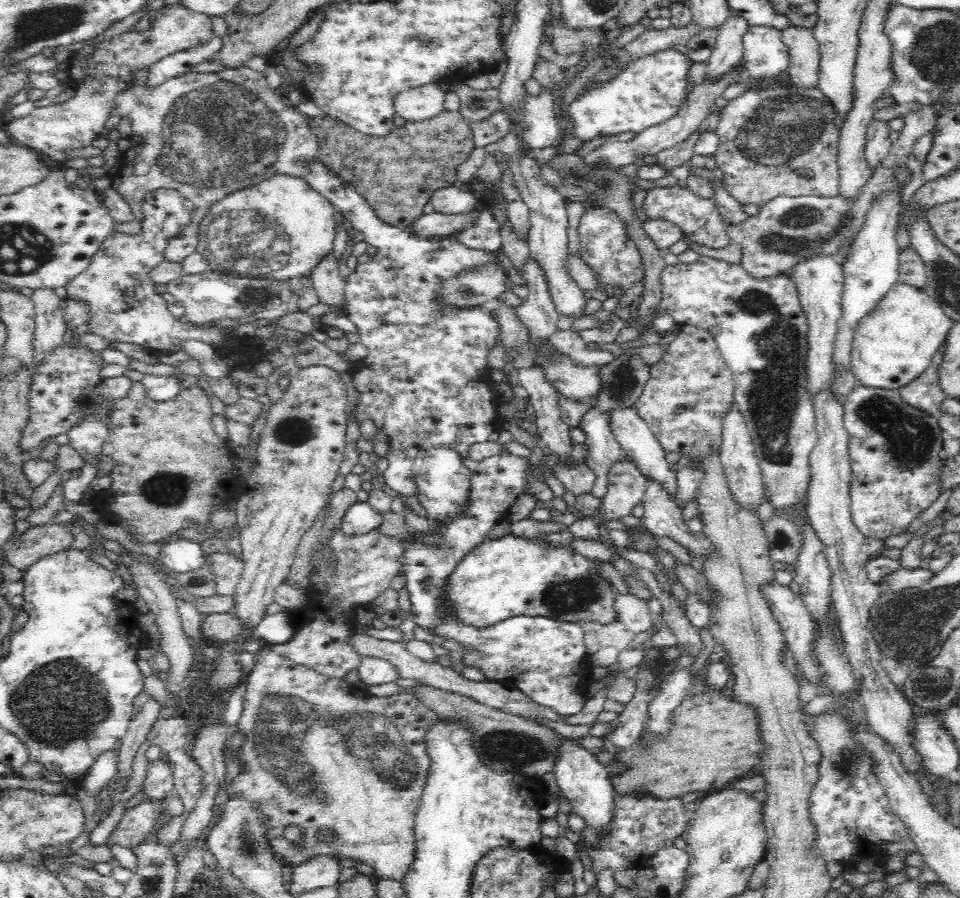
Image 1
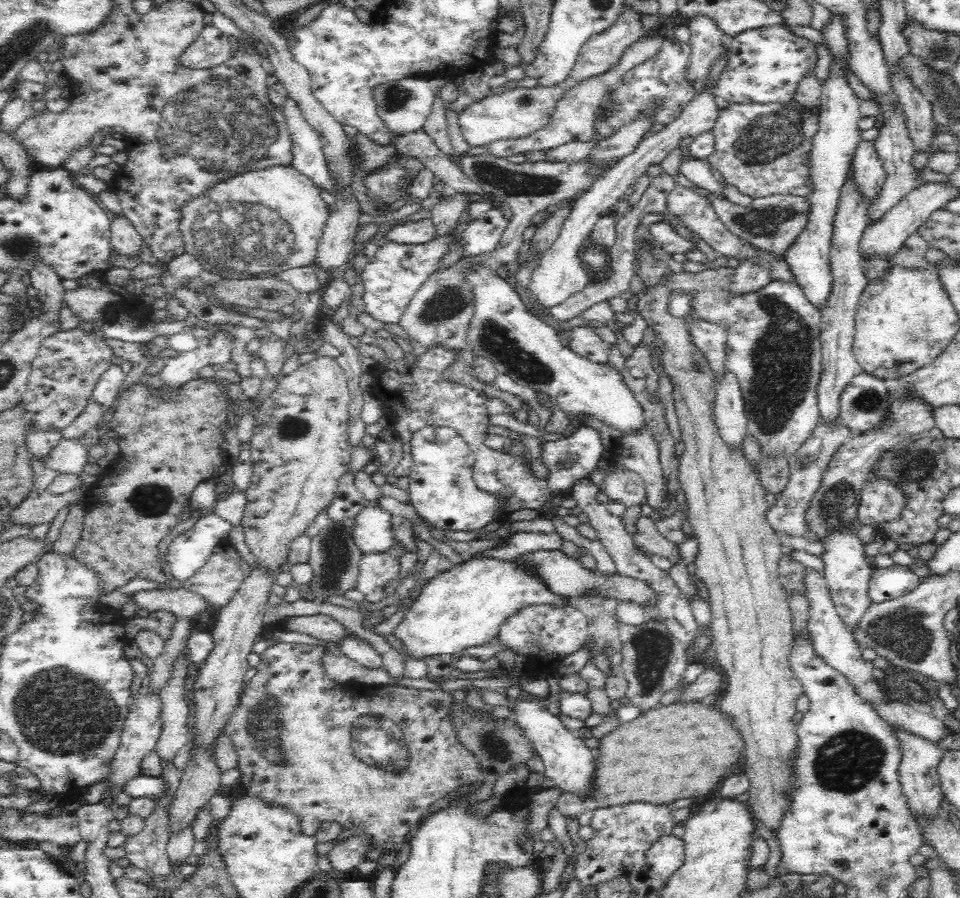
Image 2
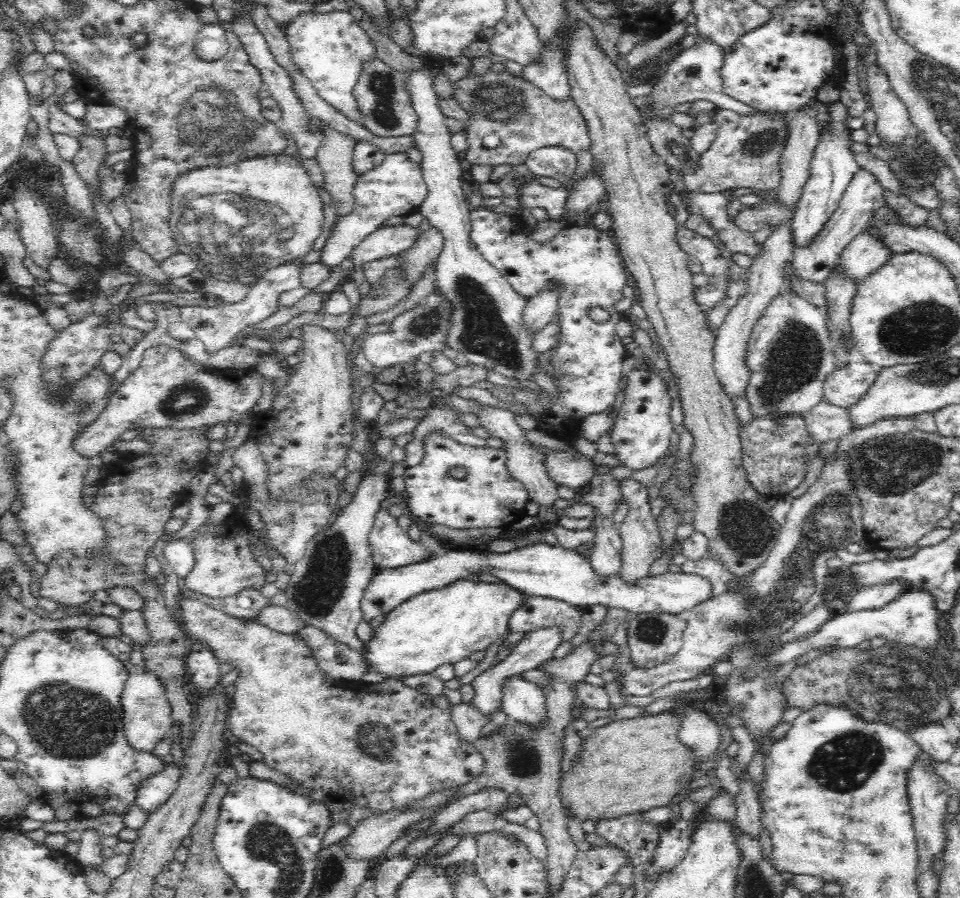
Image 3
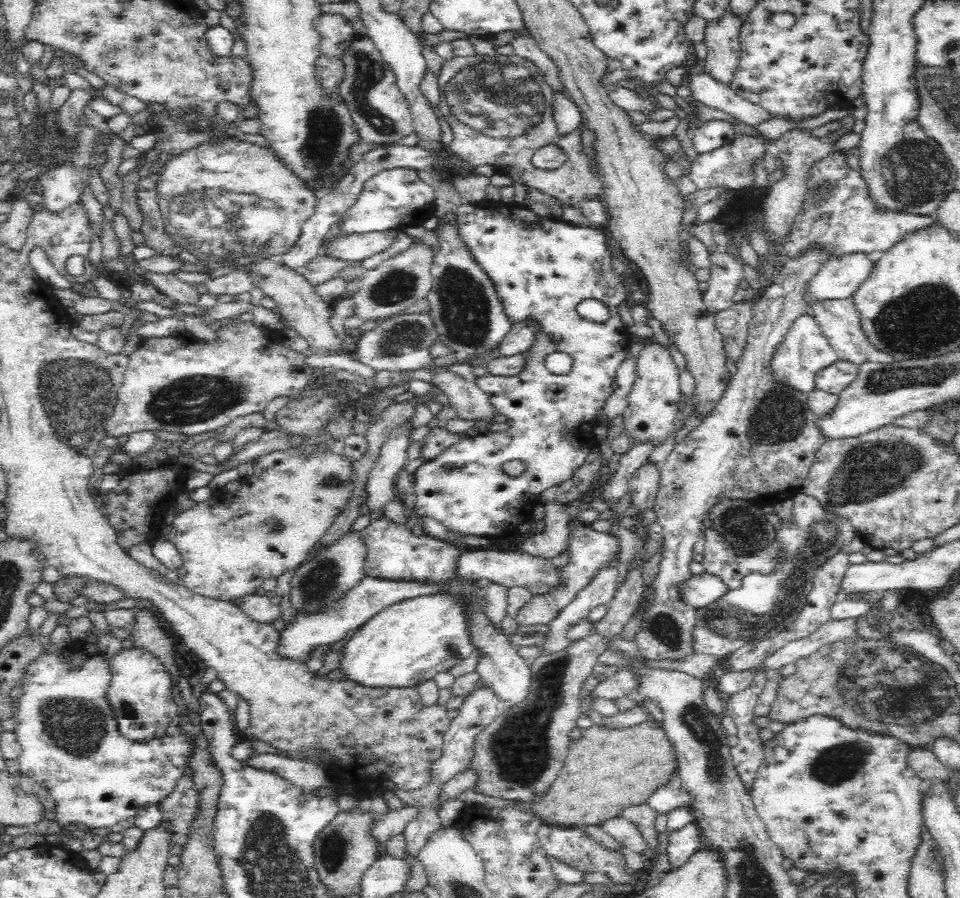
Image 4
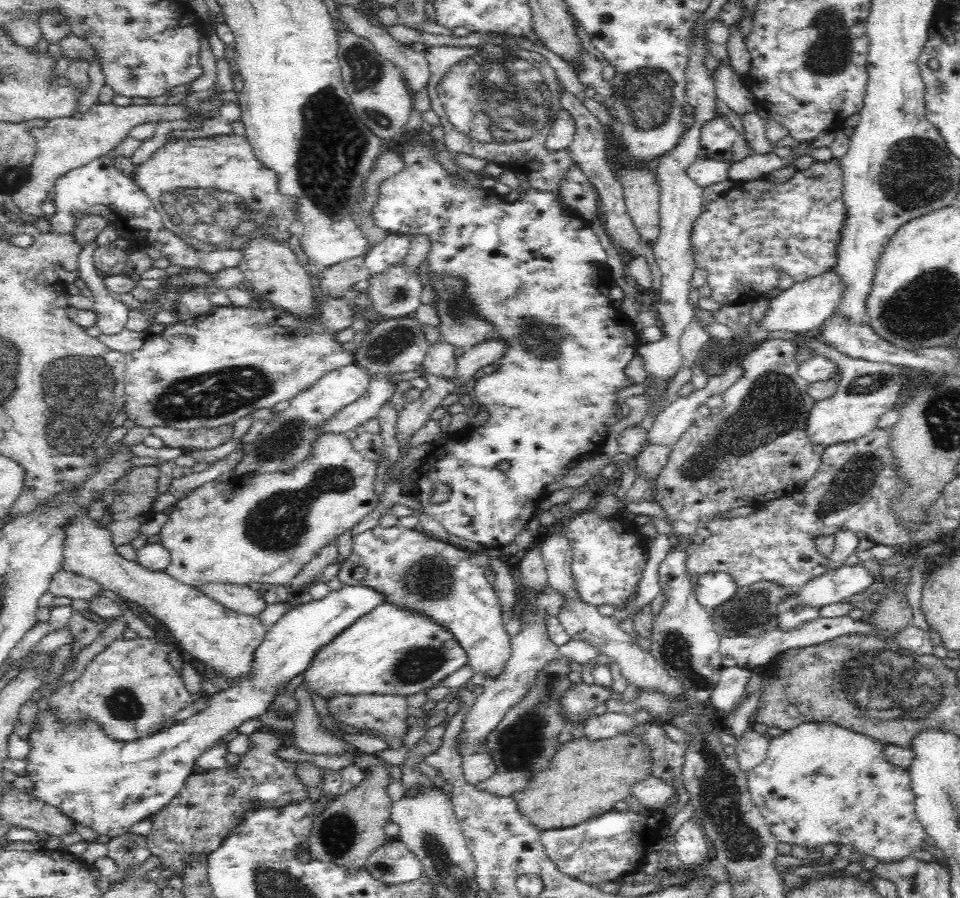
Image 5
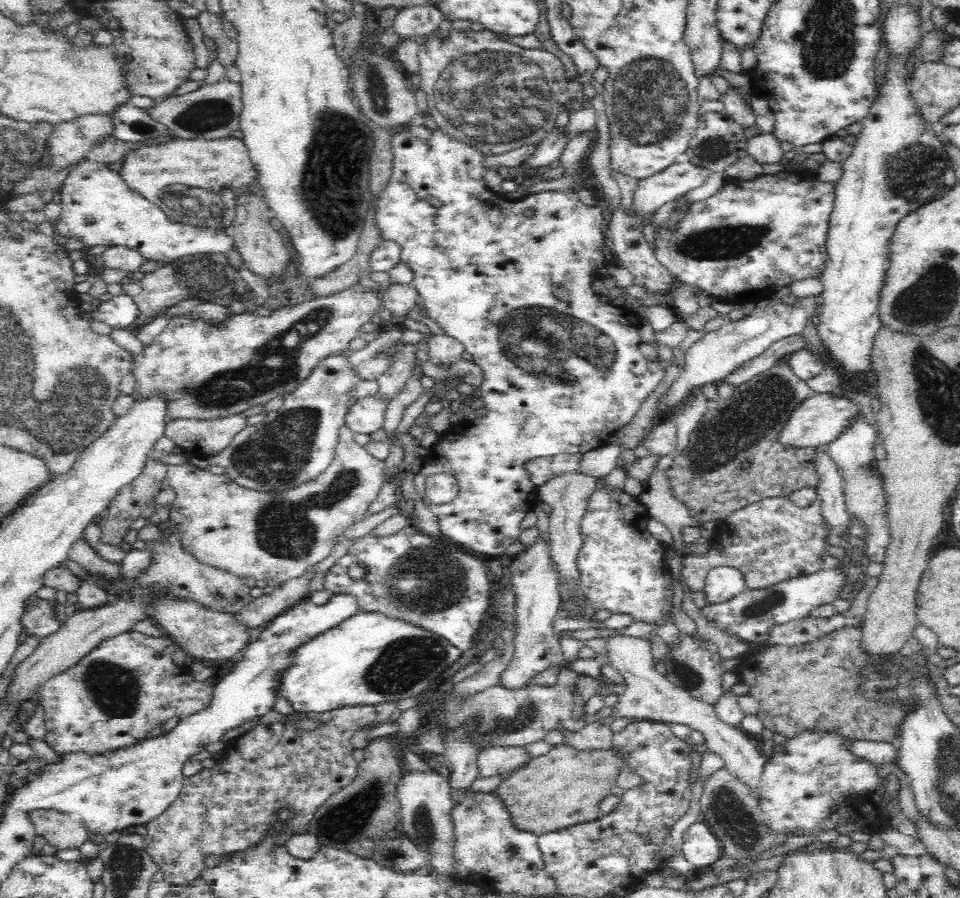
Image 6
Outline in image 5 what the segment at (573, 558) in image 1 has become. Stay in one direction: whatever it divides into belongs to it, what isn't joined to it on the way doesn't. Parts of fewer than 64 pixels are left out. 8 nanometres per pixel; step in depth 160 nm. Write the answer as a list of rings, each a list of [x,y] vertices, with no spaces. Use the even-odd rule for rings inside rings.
[[[387,603],[376,606],[374,610],[352,622],[352,625],[344,632],[340,632],[332,642],[319,649],[308,668],[302,672],[302,682],[311,698],[318,696],[327,703],[332,698],[359,697],[362,694],[393,694],[408,697],[426,688],[432,688],[440,680],[444,680],[468,663],[462,647],[444,628],[434,625],[428,618],[396,609]]]

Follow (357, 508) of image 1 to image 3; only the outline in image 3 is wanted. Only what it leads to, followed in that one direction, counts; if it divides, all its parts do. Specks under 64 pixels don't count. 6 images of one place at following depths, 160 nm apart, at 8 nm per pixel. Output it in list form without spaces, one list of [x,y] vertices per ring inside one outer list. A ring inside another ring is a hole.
[[[380,509],[376,513],[368,540],[370,541],[376,571],[420,564],[420,562],[426,562],[434,557],[434,554],[422,542],[416,542],[416,540],[408,537],[408,533],[404,533],[404,530],[396,523],[396,517],[391,516],[387,509]]]

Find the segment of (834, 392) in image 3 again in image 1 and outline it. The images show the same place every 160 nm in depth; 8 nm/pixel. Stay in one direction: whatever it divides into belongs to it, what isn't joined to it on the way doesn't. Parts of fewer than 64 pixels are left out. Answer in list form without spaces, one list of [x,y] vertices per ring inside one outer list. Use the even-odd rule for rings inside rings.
[[[857,382],[850,394],[843,398],[843,423],[849,434],[851,458],[851,517],[862,534],[882,541],[906,530],[940,495],[937,489],[937,470],[944,435],[937,416],[928,416],[921,410],[904,404],[902,397],[894,389],[871,387]]]

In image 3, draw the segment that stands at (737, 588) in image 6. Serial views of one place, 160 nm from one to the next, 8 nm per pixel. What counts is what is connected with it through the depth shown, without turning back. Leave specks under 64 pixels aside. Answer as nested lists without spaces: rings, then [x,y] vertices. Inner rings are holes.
[[[536,543],[532,546],[497,553],[480,547],[456,547],[444,555],[432,557],[426,562],[402,566],[399,569],[376,571],[368,588],[364,590],[361,600],[362,619],[368,623],[375,617],[388,614],[418,594],[427,591],[440,591],[459,580],[470,576],[488,574],[499,578],[504,585],[529,597],[552,598],[580,607],[604,605],[608,608],[620,608],[634,614],[640,612],[668,612],[684,615],[693,607],[699,606],[713,598],[713,587],[710,580],[697,574],[688,574],[671,568],[667,573],[642,578],[628,587],[618,576],[601,580],[591,569],[588,559],[582,558],[576,551],[564,550],[560,545]]]

